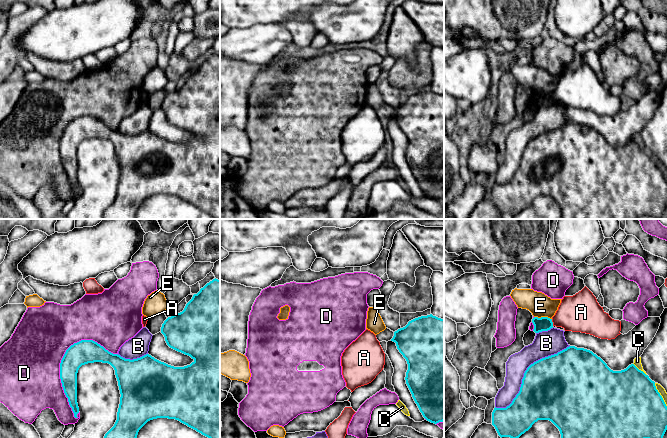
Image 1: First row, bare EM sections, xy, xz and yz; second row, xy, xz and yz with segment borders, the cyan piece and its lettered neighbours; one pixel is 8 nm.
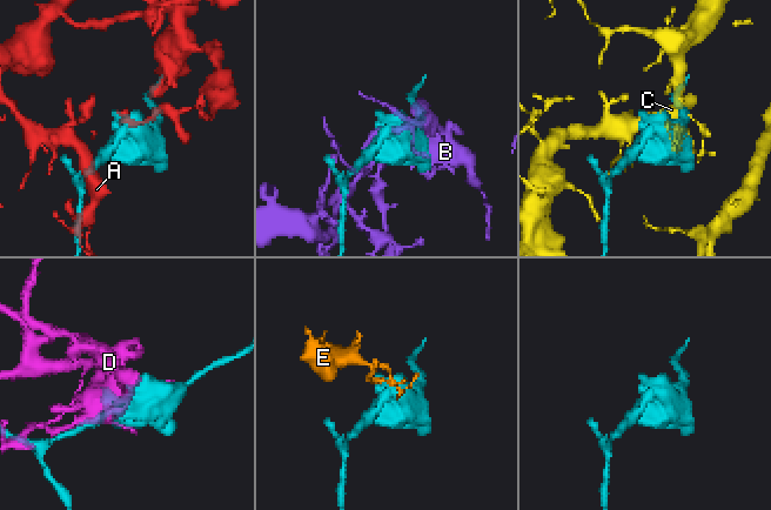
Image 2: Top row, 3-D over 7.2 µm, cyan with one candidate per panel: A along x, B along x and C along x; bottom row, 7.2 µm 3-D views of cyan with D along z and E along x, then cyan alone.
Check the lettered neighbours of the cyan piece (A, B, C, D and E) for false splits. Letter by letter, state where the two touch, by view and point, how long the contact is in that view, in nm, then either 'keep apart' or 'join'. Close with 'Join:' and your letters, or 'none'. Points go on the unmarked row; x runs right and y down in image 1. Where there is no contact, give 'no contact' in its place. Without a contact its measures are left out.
A: meets cyan in yz at (552, 98); contact 60 nm long; keep apart
B: meets cyan in yz at (525, 148); contact 800 nm long; keep apart
C: meets cyan in yz at (640, 146); contact 150 nm long; keep apart
D: meets cyan in xy at (60, 147); contact 650 nm long; keep apart
E: meets cyan in yz at (543, 93); contact 150 nm long; keep apart
Join: none

